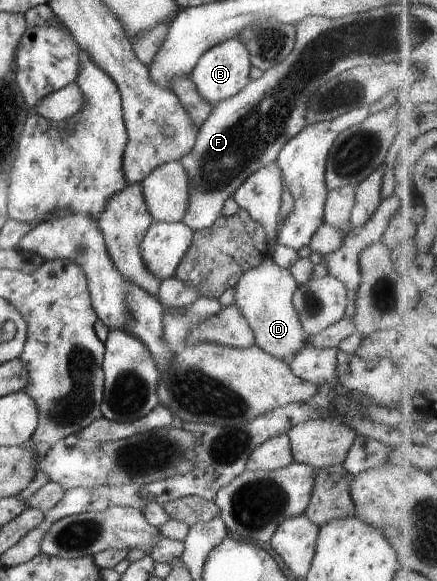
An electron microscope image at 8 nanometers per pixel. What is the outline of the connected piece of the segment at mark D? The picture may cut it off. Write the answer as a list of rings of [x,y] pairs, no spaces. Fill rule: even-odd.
[[[266,255],[256,267],[244,272],[232,287],[235,290],[234,305],[250,326],[255,345],[287,364],[307,343],[307,335],[300,325],[291,300],[296,286],[297,283],[287,268],[278,267]]]

